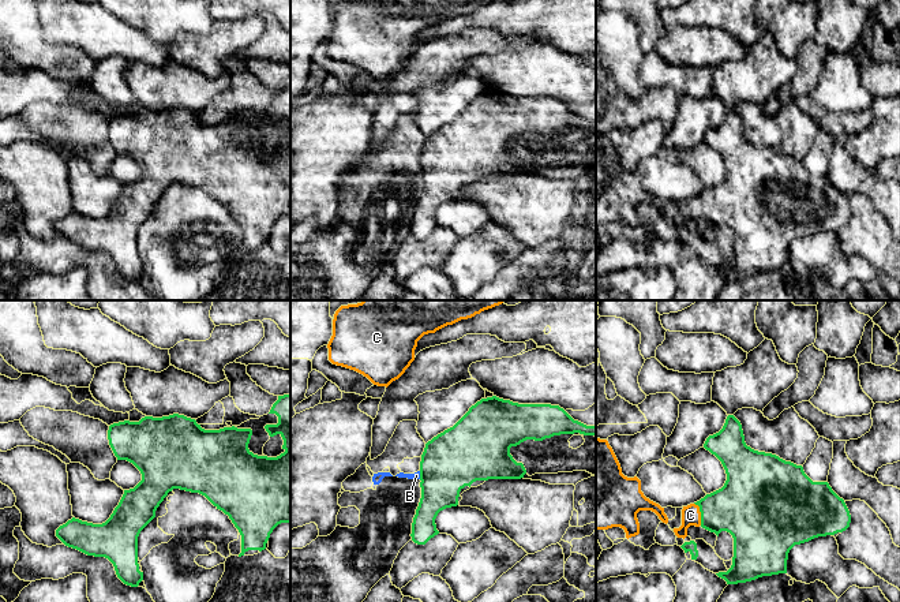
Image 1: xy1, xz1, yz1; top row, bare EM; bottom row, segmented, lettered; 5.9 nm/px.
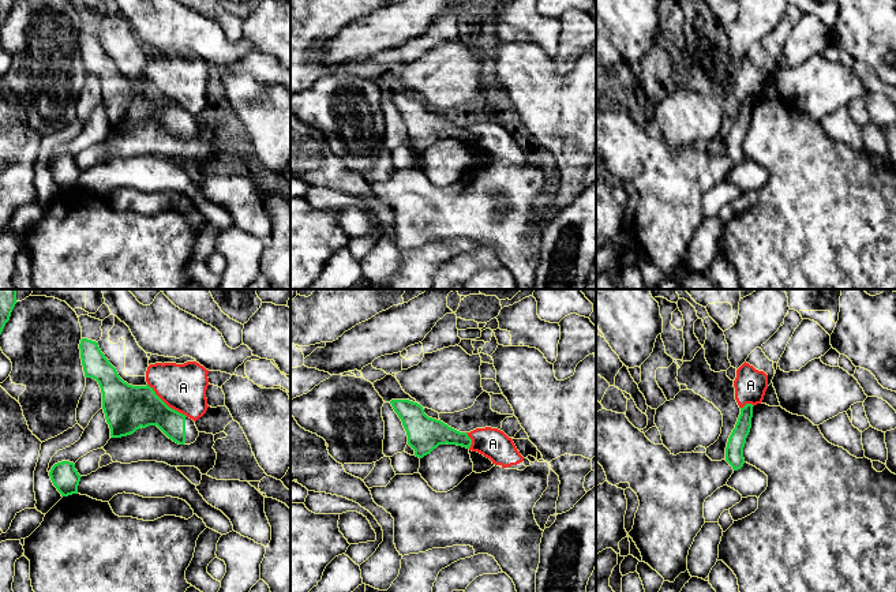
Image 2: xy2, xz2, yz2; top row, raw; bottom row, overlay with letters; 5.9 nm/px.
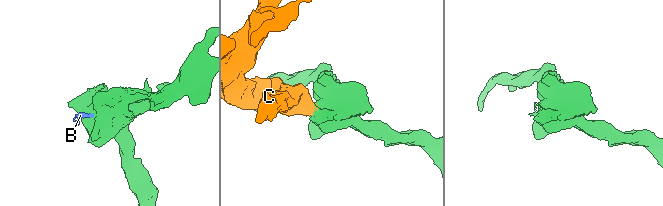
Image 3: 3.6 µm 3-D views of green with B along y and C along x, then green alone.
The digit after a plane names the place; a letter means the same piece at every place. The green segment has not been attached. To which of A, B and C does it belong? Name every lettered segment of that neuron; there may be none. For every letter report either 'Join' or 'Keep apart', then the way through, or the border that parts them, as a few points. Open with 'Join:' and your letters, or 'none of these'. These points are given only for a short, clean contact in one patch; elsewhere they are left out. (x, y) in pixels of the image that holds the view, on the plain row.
Join: C
A: Keep apart. Boundary: xy2 (147, 78), (169, 101), (187, 111)
B: Keep apart. Boundary: xz1 (419, 165), (420, 172)
C: Join. Path across: yz1 (742, 201), (701, 208), (690, 209)

